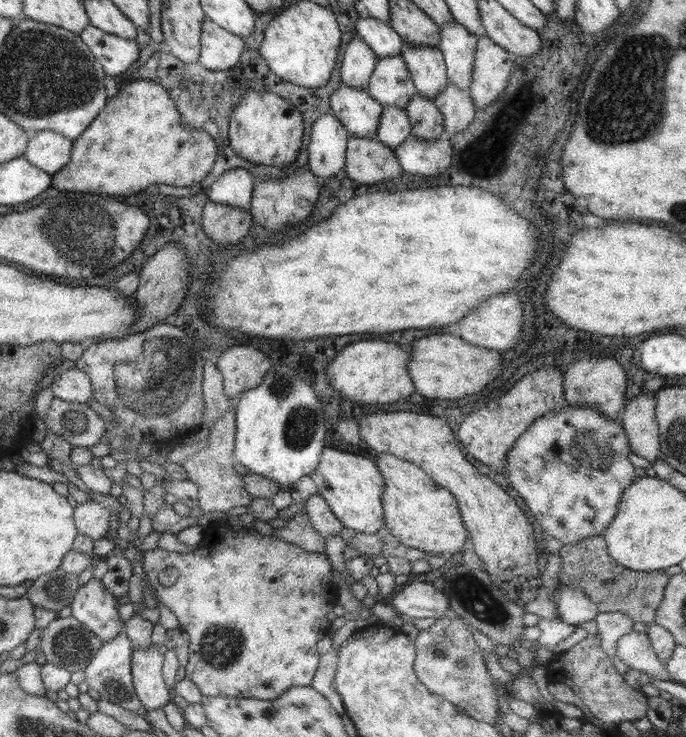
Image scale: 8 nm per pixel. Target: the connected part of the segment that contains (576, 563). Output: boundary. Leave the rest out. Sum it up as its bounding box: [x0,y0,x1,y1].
[558,535,670,625]

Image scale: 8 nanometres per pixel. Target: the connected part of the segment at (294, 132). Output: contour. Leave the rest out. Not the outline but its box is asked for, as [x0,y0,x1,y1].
[230,90,305,166]

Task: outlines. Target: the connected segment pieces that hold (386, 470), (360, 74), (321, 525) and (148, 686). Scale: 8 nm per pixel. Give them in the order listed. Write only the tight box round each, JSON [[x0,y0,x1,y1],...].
[[375,454,469,557],[341,33,378,88],[305,493,346,539],[130,642,173,710]]

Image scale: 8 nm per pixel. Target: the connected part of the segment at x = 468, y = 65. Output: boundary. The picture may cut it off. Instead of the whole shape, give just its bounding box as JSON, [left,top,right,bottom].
[440,21,478,91]

